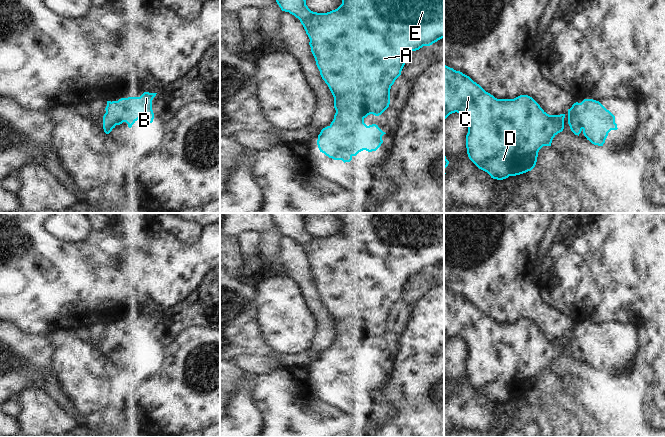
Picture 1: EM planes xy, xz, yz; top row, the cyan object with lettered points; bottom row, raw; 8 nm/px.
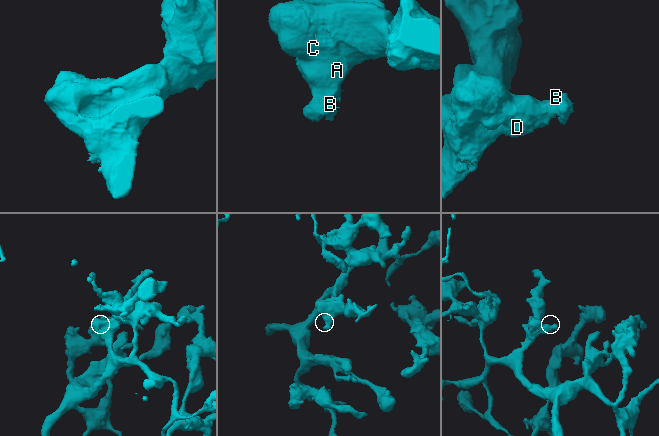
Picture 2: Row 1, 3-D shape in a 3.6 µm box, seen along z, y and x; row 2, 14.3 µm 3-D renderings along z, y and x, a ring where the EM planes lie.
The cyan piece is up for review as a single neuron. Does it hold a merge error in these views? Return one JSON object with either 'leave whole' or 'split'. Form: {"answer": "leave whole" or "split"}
{"answer": "leave whole"}

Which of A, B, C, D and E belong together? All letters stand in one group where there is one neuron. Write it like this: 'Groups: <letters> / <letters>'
Groups: A B C D E.

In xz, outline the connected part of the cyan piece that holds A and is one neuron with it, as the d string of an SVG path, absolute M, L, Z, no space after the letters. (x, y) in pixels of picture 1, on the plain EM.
M307 213L270 214L281 234L294 239L303 249L306 258L310 263L309 269L315 282L316 289L320 295L320 299L328 309L334 321L334 332L336 334L334 343L331 348L323 352L318 359L317 369L320 376L324 377L329 382L334 384L342 384L345 387L350 386L353 380L356 380L363 374L368 376L376 375L383 367L382 360L386 357L383 356L376 348L367 350L364 347L364 343L370 338L379 340L389 331L391 310L401 299L401 295L407 285L409 278L412 275L419 274L423 270L430 270L438 264L444 262L444 213L330 213L342 222L342 228L337 233L327 237L313 236L308 232L305 224L305 217Z

